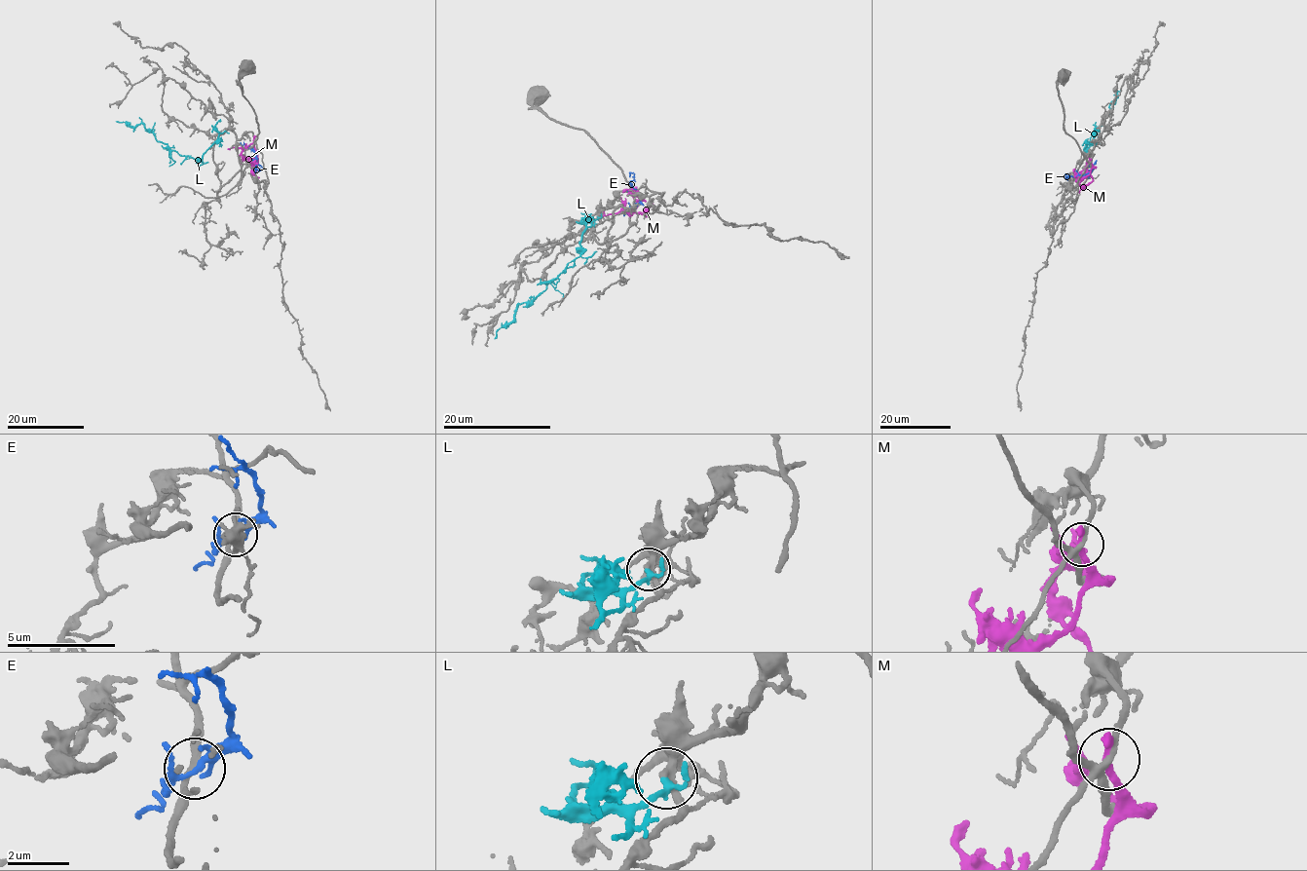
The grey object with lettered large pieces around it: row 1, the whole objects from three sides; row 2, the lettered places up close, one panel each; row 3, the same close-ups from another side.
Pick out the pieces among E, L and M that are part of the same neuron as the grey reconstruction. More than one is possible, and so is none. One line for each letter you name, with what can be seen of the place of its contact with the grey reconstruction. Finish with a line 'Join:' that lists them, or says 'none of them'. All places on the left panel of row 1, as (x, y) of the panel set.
L: meets grey at (226, 130)
Join: L

